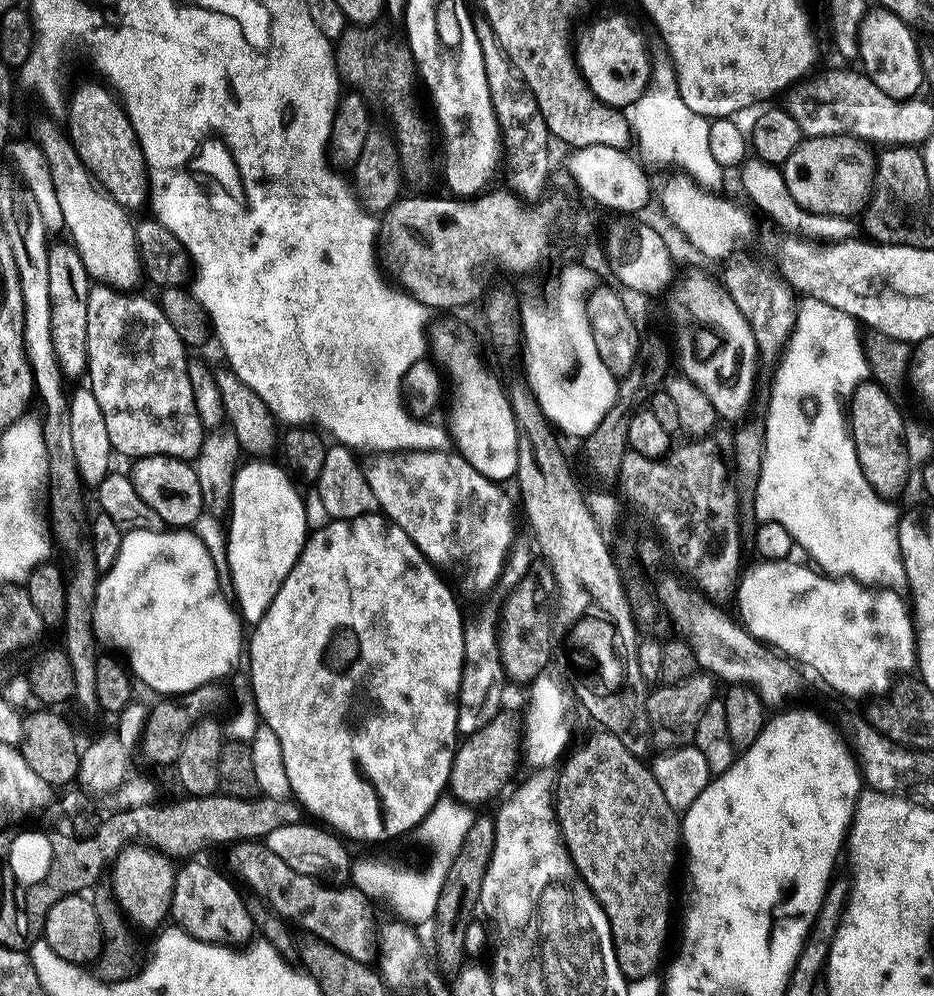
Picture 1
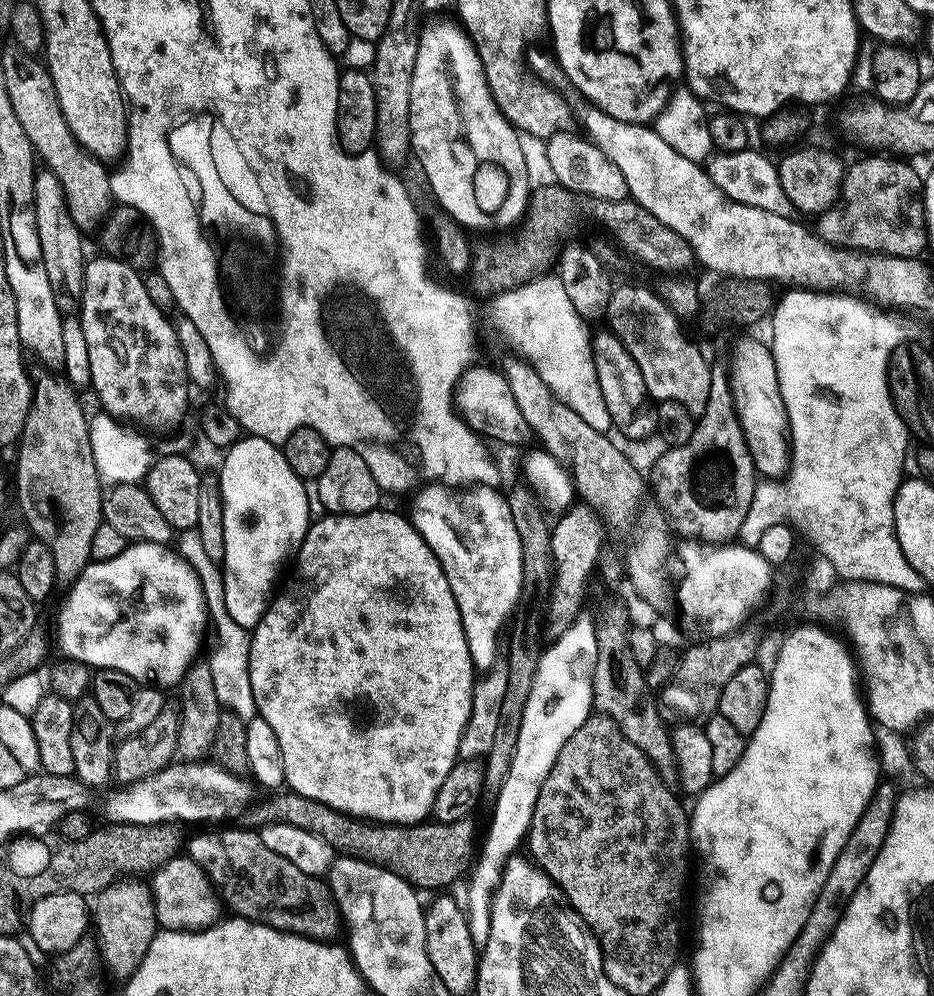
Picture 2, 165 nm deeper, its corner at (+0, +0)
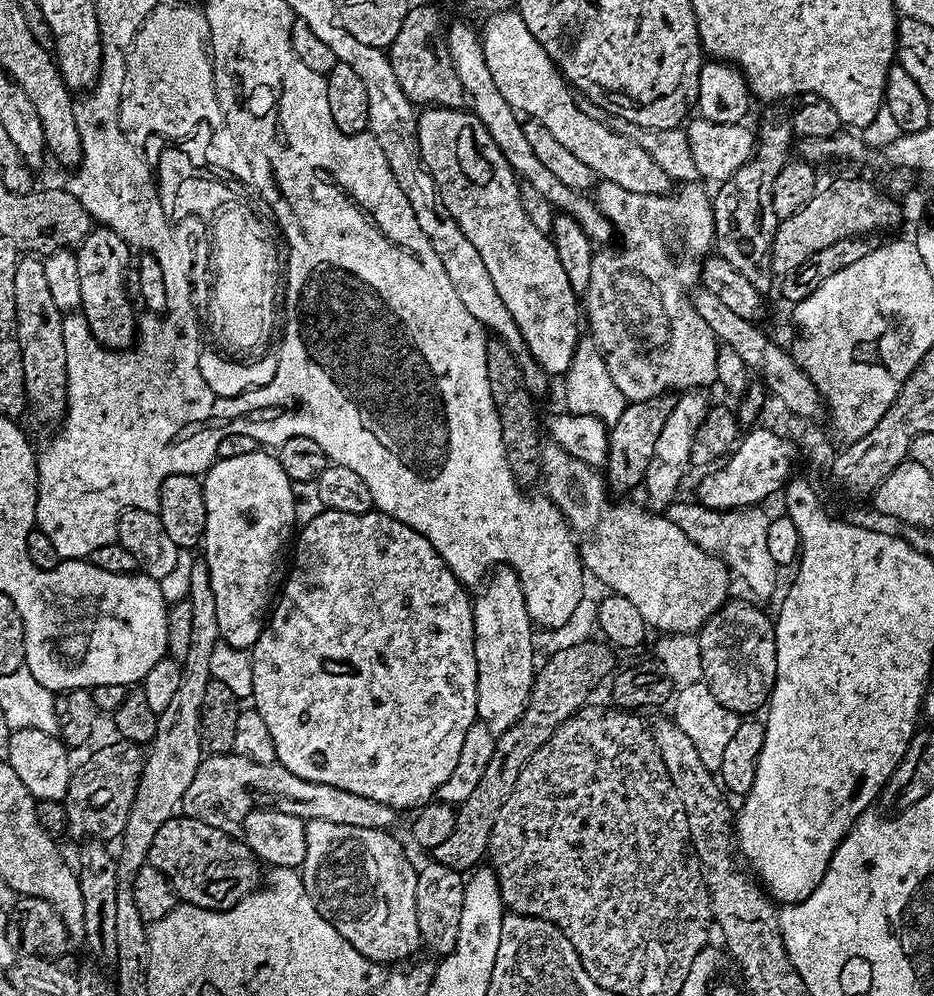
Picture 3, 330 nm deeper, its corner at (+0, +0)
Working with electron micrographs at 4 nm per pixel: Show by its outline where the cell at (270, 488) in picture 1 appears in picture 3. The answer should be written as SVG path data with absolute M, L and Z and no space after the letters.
M257 450L250 454L238 454L238 458L217 459L202 476L206 498L206 530L202 554L208 563L214 590L220 640L245 650L251 649L264 628L266 613L274 600L272 579L276 576L276 559L279 558L288 535L289 540L293 535L296 524L294 494L291 493L293 481L282 470L279 459L275 455L267 456L264 452L267 451Z

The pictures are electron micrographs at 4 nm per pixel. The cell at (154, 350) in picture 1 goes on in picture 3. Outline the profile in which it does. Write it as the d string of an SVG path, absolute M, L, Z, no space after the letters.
M107 226L93 227L76 252L78 279L82 285L79 311L86 318L96 341L113 350L131 349L138 335L138 312L132 309L132 304L128 301L128 252L130 252L128 243Z

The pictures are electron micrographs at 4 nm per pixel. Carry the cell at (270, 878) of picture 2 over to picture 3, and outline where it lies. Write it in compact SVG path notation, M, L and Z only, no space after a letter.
M173 814L166 822L162 822L158 834L154 834L154 842L150 842L148 851L148 864L160 869L167 876L169 884L172 885L172 891L185 905L213 910L232 908L238 902L242 902L245 895L257 887L258 861L243 839L236 837L235 840L228 832L231 831L215 828L206 822L198 822L183 814Z

